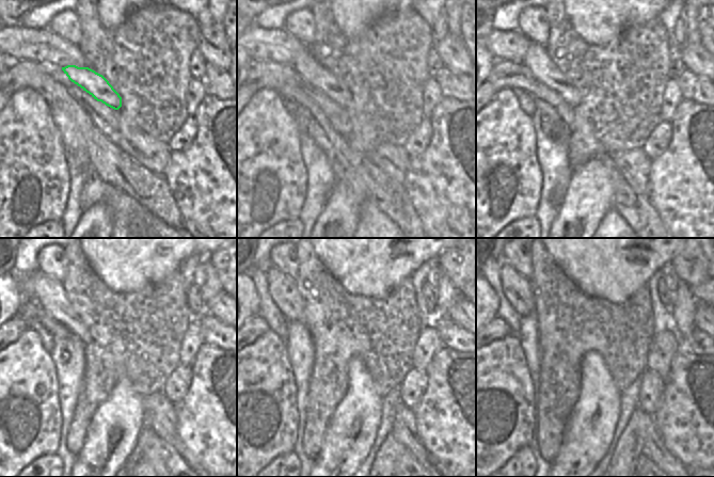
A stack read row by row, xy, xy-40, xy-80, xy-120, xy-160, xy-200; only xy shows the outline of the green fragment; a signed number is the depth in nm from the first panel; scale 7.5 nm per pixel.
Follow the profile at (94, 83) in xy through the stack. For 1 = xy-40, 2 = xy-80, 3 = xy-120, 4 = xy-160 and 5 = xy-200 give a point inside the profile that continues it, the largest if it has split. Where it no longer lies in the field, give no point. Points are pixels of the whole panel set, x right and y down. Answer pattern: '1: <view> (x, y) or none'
1: xy-40 (304, 64)
2: xy-80 (536, 59)
3: xy-120 (50, 293)
4: xy-160 (283, 290)
5: xy-200 (518, 290)

